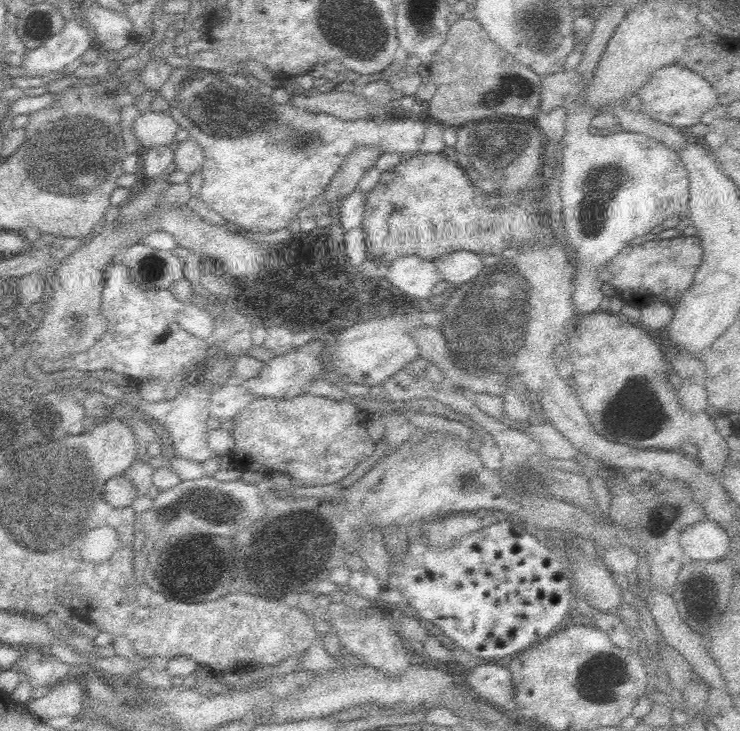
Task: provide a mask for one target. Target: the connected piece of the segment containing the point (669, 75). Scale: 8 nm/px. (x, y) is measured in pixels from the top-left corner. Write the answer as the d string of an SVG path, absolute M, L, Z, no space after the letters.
M670 65L658 70L649 82L637 91L642 107L650 118L660 122L686 128L693 124L702 122L702 116L718 102L718 93L701 75L694 73L679 65Z

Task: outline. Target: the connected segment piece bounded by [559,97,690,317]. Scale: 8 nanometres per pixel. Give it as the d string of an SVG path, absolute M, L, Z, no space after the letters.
M581 97L575 98L569 107L562 138L563 150L560 155L559 194L562 205L561 218L567 238L572 242L571 257L575 265L573 312L576 317L598 311L598 305L605 294L600 289L603 282L600 272L614 256L629 245L630 240L644 237L657 230L662 222L674 214L686 214L689 201L688 171L680 159L681 154L663 146L660 142L636 132L617 132L599 136L593 131L591 112Z

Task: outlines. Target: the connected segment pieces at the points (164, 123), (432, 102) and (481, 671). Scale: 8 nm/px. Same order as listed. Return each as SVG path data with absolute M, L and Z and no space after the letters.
M146 110L135 120L133 130L141 145L147 149L173 146L178 123L171 113Z
M459 16L455 22L451 22L446 41L437 48L433 56L432 64L427 67L430 71L428 80L432 81L437 89L434 96L420 108L421 113L428 120L432 120L444 128L453 127L457 129L468 124L468 122L484 120L499 114L532 118L541 112L540 86L543 77L532 72L530 68L518 64L518 62L510 62L510 58L506 58L506 54L502 54L502 50L498 50L498 46L494 46L494 42L488 38L486 31L474 18L466 20L466 18Z
M500 664L476 666L470 674L468 684L474 688L480 702L490 702L494 706L500 706L512 715L516 708L516 697L514 697L512 671L508 666Z

